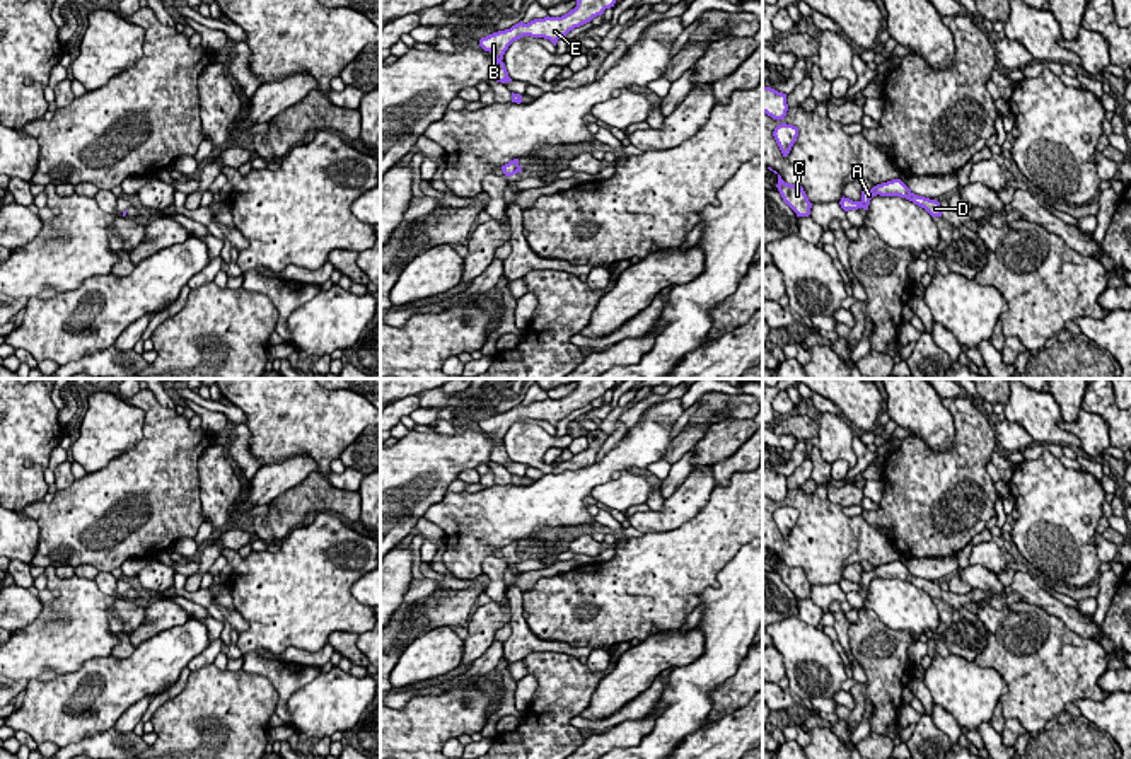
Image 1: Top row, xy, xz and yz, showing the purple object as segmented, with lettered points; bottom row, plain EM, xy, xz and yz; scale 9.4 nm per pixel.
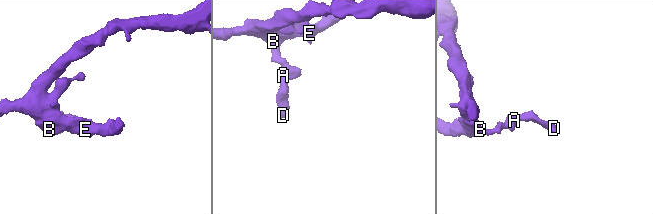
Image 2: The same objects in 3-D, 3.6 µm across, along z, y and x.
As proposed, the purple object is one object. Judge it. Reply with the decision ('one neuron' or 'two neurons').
one neuron

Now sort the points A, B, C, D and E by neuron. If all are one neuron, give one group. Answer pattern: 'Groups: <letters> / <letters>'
Groups: A B C D E

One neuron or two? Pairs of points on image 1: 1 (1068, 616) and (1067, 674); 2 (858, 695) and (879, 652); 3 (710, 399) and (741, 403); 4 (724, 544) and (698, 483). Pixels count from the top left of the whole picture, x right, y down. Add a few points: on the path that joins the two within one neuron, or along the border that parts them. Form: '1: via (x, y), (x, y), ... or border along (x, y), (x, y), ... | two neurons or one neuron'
1: border along (1034, 606), (1058, 616), (1072, 630), (1090, 640) | two neurons
2: via (869, 686), (879, 676), (879, 662) | one neuron
3: via (717, 403), (734, 403) | one neuron
4: border along (715, 486), (705, 505), (676, 527) | two neurons

